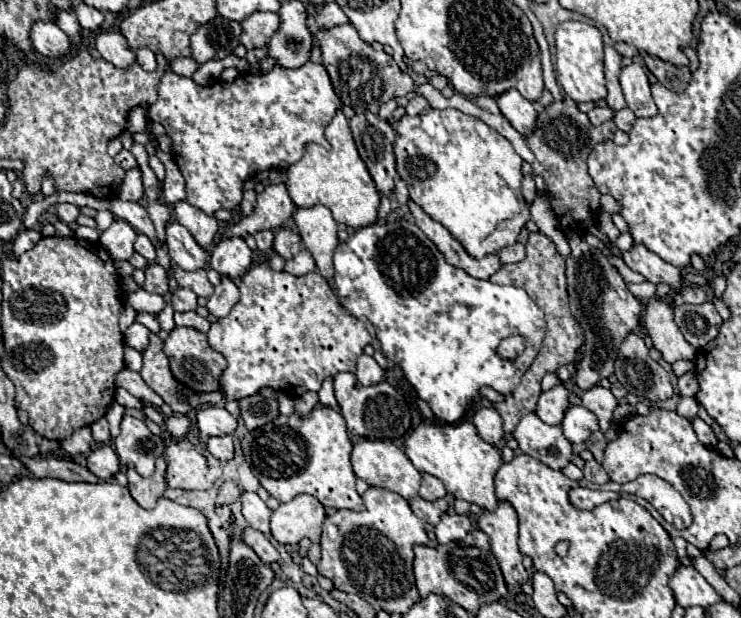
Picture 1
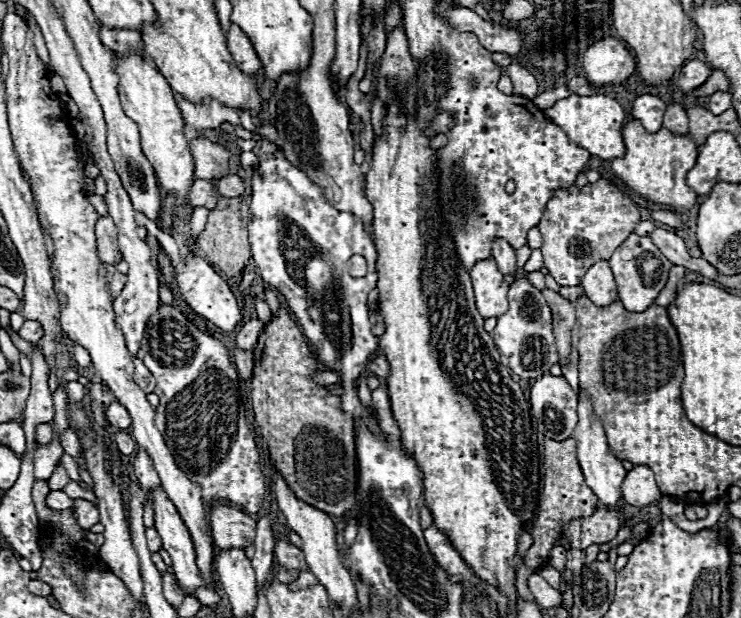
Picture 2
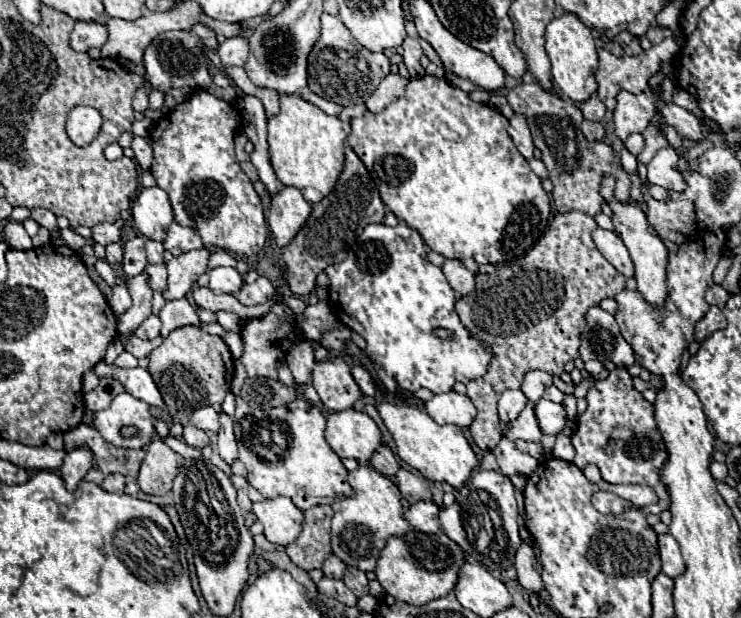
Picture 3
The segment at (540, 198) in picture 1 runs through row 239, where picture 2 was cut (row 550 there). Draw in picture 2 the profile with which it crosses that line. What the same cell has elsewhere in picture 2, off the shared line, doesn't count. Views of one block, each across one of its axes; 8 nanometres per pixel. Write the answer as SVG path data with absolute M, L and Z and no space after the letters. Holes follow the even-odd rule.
M554 546L554 548L550 550L550 554L548 554L548 564L554 566L554 568L558 568L558 570L562 572L564 566L566 566L566 548Z

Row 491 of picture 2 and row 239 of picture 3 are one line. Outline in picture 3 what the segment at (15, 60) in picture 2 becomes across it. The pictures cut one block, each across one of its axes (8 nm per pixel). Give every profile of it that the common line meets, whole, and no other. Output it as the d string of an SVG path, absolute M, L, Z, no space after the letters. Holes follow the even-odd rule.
M176 222L170 224L168 232L166 232L166 240L164 240L164 248L172 254L172 256L180 256L184 252L190 250L198 250L202 248L202 240L196 232L192 232L192 228L184 228Z

